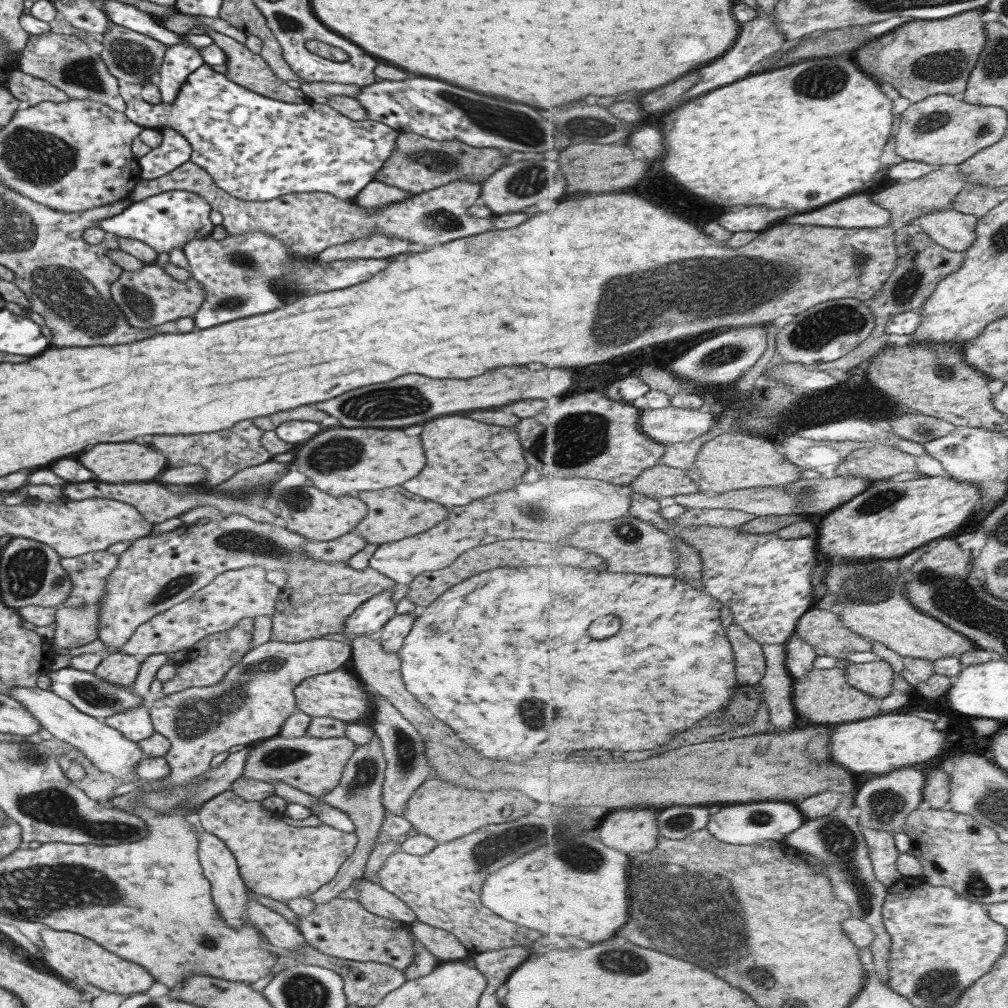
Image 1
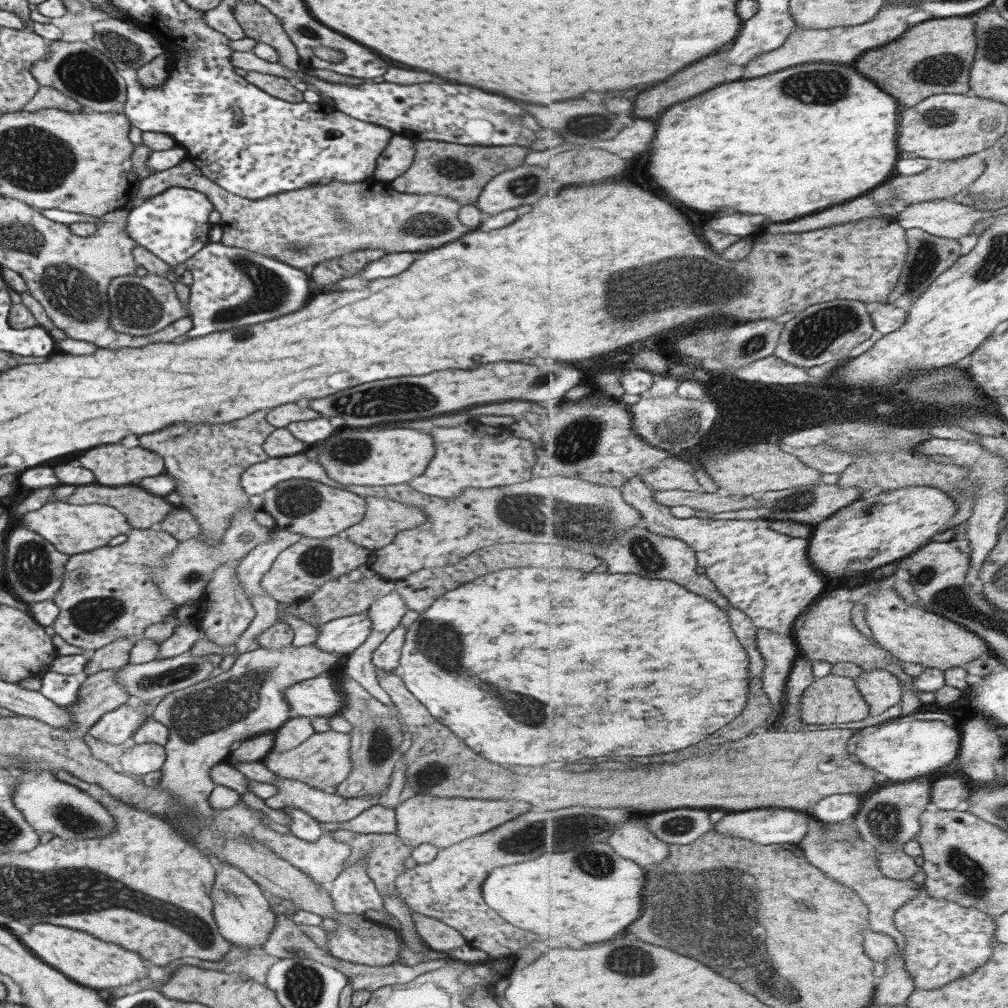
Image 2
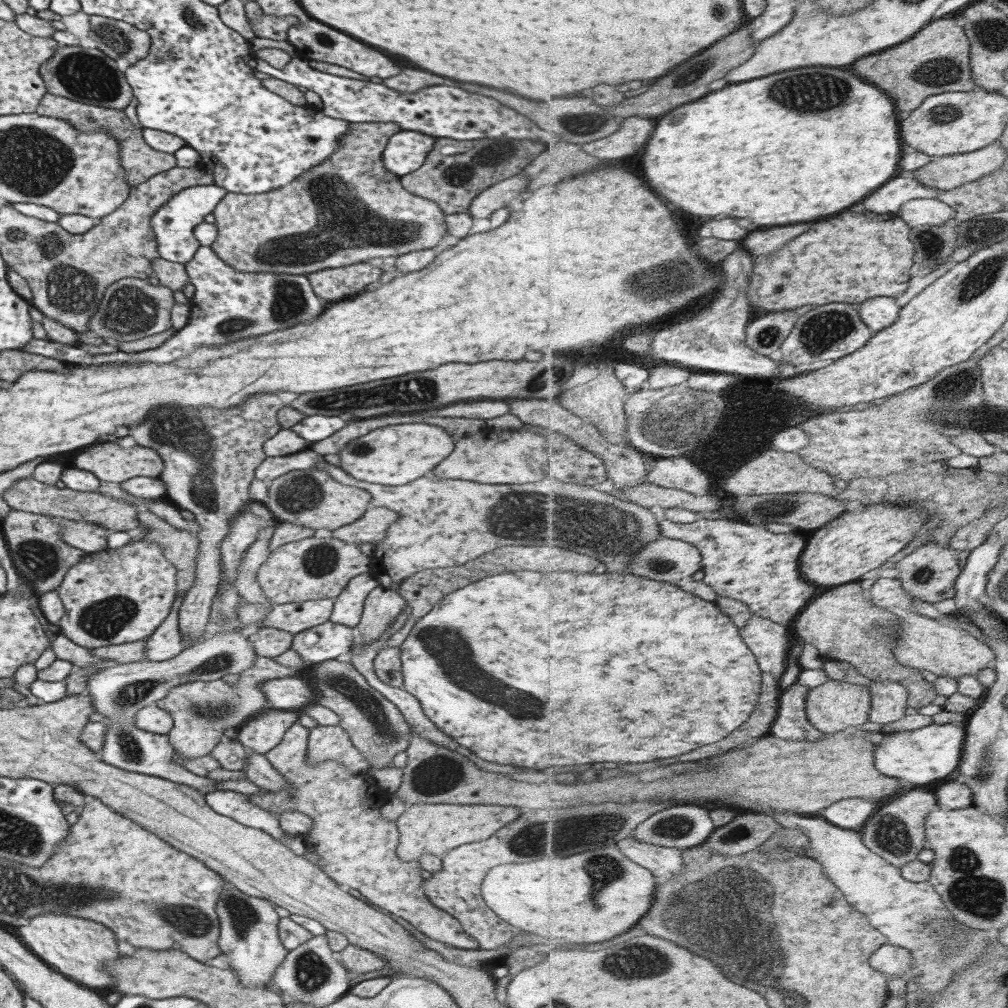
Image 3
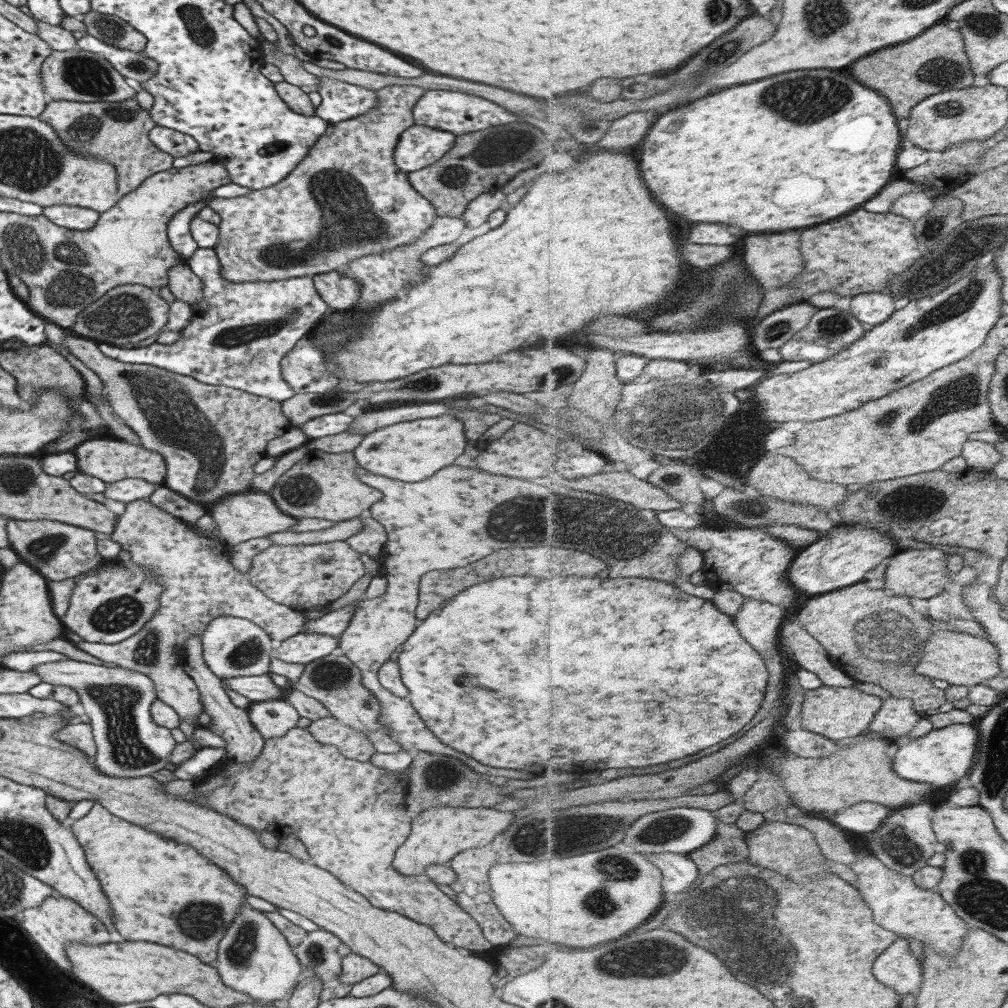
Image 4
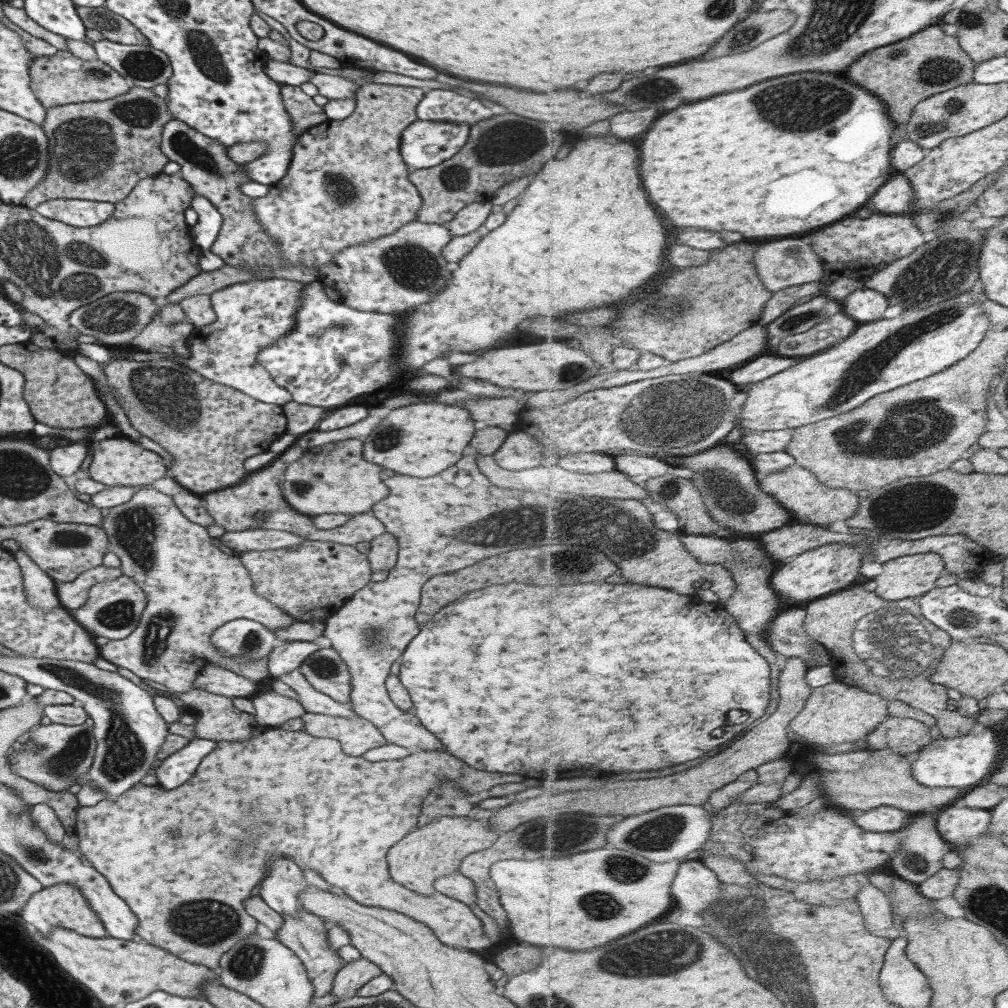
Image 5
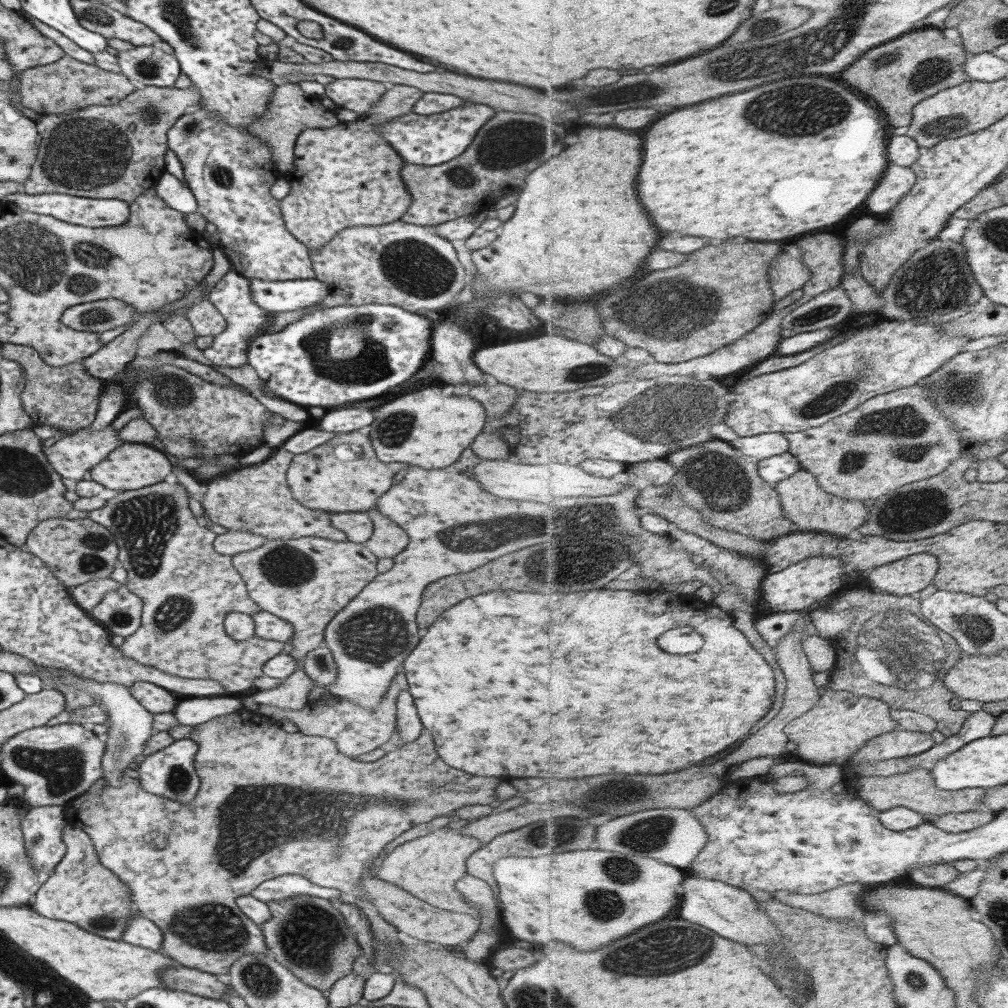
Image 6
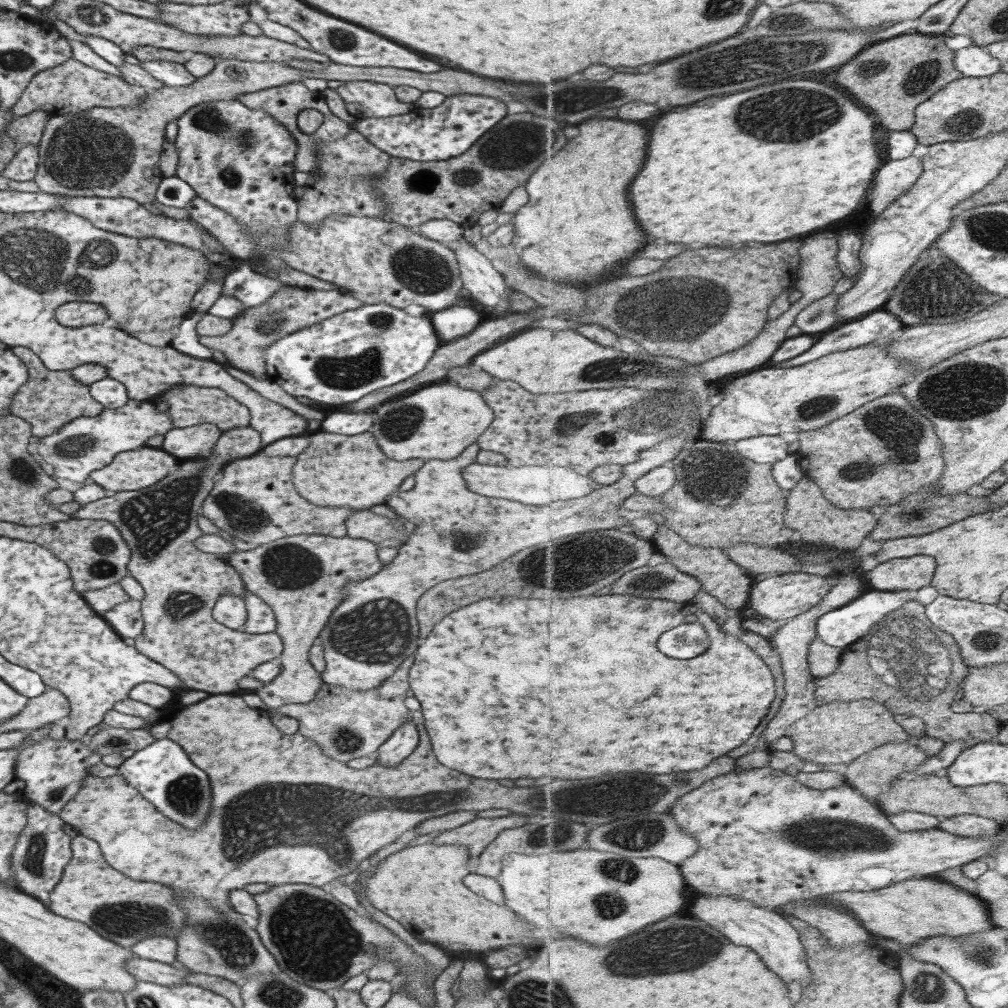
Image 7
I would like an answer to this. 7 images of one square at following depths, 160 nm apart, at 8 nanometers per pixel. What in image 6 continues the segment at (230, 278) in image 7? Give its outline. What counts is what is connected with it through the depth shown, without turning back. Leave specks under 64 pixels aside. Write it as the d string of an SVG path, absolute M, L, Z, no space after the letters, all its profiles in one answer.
M315 279L285 280L283 282L263 282L249 280L252 301L267 312L309 309L310 314L302 314L298 320L285 326L277 333L257 336L248 344L246 364L257 373L262 384L280 395L285 401L303 408L320 406L325 410L345 402L357 402L381 396L385 390L405 382L421 366L425 354L430 350L433 318L417 315L398 306L364 304L320 308L318 302L324 298L327 286Z

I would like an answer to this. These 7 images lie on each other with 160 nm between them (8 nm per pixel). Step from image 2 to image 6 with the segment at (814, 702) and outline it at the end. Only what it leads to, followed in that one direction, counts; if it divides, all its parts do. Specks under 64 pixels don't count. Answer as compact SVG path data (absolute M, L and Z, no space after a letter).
M827 691L820 697L820 702L816 708L789 723L788 733L789 740L798 746L797 755L805 761L806 765L830 765L831 762L837 762L839 758L846 759L849 762L852 756L855 753L860 753L860 750L869 741L881 736L881 734L893 732L897 728L900 728L900 723L892 717L889 704L879 699L853 694L853 692Z

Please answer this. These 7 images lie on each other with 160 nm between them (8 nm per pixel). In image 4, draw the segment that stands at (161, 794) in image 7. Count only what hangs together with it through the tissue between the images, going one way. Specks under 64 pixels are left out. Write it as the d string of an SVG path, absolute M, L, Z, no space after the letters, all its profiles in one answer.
M202 747L195 751L193 758L189 758L183 764L177 765L172 773L177 780L189 781L194 777L209 773L213 768L222 763L225 757L225 750Z

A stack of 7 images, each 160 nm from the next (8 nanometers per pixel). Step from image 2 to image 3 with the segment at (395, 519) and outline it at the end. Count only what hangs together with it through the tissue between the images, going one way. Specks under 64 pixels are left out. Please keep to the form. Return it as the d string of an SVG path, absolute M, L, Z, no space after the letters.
M370 505L356 521L344 524L330 532L333 538L346 543L375 543L383 540L389 523L399 516L393 516L388 508Z

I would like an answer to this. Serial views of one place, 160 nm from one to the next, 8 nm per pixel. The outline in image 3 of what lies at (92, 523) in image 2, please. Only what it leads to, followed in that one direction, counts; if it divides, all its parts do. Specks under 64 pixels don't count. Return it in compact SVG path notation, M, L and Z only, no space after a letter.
M65 518L57 519L61 525L60 535L71 546L84 553L93 553L106 548L106 528L90 522L77 522Z

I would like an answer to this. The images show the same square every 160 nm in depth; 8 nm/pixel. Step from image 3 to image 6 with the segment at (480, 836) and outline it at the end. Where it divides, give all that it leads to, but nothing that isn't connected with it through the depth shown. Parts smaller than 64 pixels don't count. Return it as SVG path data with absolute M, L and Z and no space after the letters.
M441 827L425 836L415 838L396 846L375 871L375 877L383 882L405 890L414 898L426 902L435 908L449 912L462 912L479 918L481 910L473 908L455 892L454 884L466 874L466 860L482 844L471 836L463 836L458 830Z

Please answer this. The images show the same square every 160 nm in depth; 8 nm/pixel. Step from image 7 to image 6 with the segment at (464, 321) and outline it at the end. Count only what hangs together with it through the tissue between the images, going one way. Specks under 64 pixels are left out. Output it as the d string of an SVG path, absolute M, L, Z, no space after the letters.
M447 318L433 320L430 350L441 366L441 380L447 384L483 384L481 372L471 368L473 340L469 332Z

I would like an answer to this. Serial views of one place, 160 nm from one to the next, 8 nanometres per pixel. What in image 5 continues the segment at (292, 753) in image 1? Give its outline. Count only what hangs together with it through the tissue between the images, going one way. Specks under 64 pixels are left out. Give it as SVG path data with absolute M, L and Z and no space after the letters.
M305 712L300 719L303 721L303 731L314 737L337 740L341 751L347 756L361 757L387 743L377 728L361 717L345 718Z

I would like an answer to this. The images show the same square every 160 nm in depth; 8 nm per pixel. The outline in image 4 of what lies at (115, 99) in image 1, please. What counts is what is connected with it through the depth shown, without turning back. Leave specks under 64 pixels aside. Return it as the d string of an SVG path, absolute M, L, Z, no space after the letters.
M83 49L51 51L40 66L42 89L48 101L117 102L135 96L121 76L104 58Z

